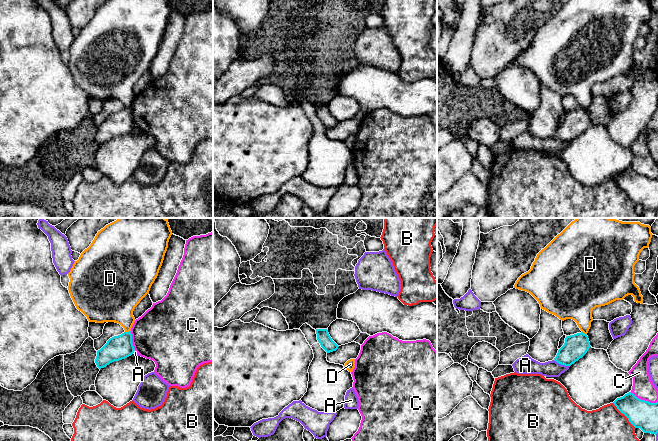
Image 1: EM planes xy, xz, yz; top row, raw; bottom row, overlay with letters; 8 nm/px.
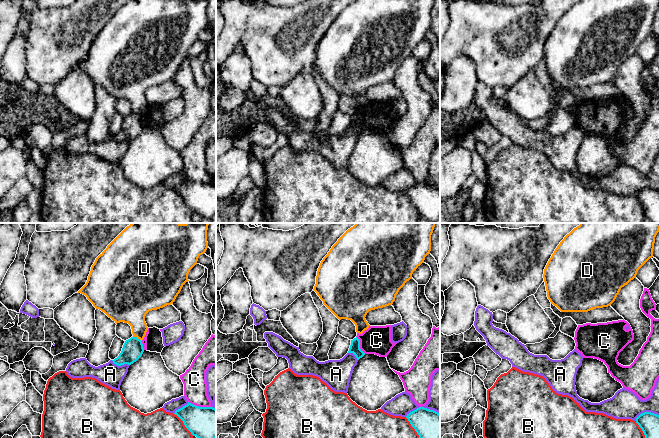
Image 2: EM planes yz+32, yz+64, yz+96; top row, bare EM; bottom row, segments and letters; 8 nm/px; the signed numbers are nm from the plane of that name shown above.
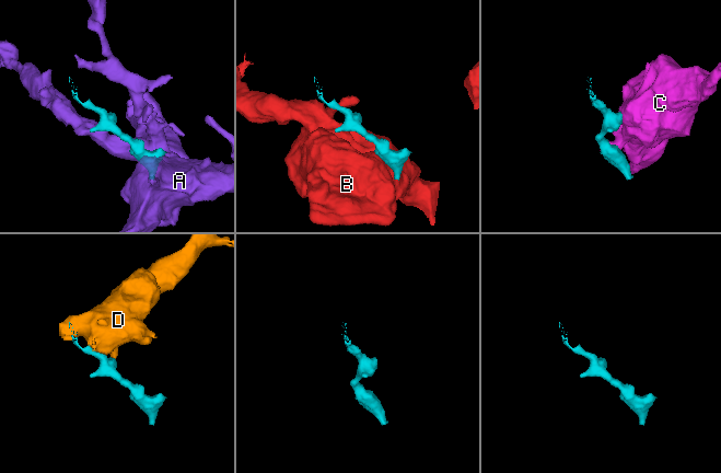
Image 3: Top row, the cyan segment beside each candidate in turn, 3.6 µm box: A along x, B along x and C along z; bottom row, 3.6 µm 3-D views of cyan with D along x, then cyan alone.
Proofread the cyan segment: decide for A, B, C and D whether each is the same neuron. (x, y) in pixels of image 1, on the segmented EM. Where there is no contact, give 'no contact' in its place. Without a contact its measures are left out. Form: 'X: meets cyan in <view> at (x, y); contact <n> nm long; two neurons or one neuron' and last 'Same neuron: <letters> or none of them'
A: meets cyan in yz at (561, 364); contact 140 nm long; two neurons
B: meets cyan in yz at (625, 415); contact 260 nm long; two neurons
C: meets cyan in yz at (644, 400); contact 240 nm long; two neurons
D: meets cyan in xy at (127, 332); contact 50 nm long; two neurons
Same neuron: none of them

